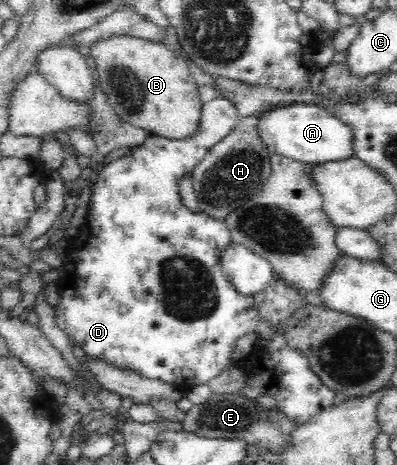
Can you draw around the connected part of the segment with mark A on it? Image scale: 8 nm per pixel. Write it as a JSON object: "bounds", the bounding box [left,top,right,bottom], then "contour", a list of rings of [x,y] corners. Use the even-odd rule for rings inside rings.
{"bounds":[258,104,356,165],"contour":[[[293,104],[262,113],[258,131],[273,153],[293,160],[316,165],[356,157],[351,127],[323,106]]]}

